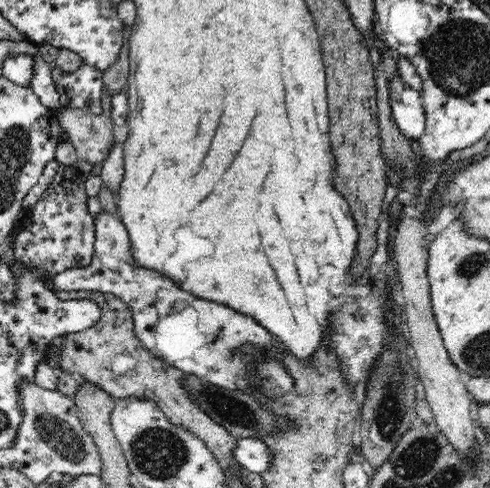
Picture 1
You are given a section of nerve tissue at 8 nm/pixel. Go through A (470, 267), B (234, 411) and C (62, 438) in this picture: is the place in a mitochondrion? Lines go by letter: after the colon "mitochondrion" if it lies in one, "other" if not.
A: mitochondrion
B: mitochondrion
C: mitochondrion

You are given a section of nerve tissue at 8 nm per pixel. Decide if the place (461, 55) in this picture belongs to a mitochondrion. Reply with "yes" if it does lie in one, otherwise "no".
yes

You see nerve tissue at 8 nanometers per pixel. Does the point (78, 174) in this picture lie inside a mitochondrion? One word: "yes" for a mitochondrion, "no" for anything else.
no

